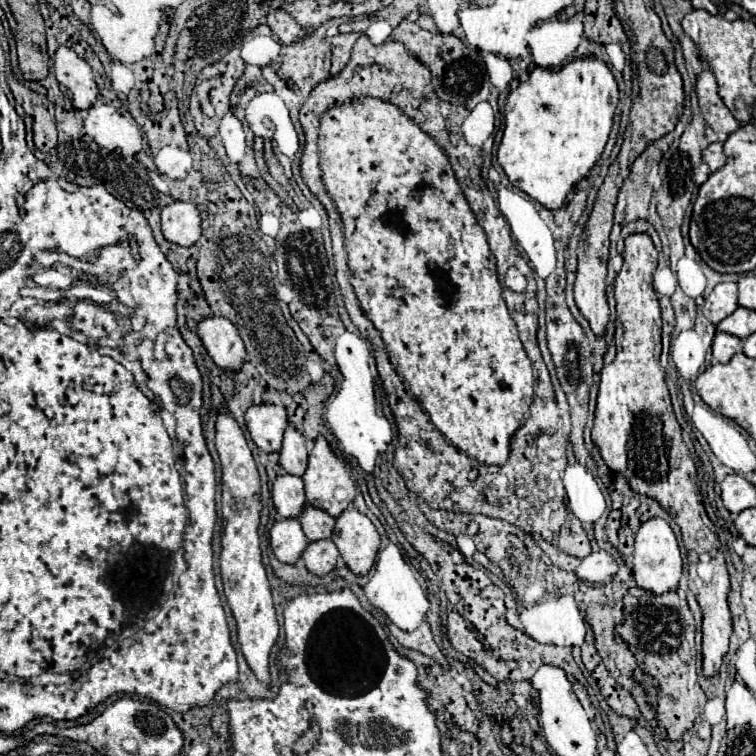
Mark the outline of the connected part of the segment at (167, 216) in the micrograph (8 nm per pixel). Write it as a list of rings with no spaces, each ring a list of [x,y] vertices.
[[[173,202],[161,212],[163,236],[179,246],[193,246],[201,236],[201,216],[195,204]]]

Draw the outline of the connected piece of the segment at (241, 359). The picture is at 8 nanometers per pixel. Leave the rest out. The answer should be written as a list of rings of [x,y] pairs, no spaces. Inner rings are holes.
[[[223,318],[201,320],[197,326],[197,332],[209,356],[219,368],[229,372],[241,370],[241,366],[247,360],[247,352],[237,328],[229,320],[223,320]]]

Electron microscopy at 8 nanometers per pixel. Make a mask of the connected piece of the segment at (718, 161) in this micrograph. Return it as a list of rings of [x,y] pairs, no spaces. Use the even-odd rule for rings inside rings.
[[[721,142],[709,144],[709,146],[703,150],[703,162],[711,168],[711,172],[715,172],[715,170],[719,170],[719,168],[725,166],[727,156],[725,156],[725,152],[723,152]]]

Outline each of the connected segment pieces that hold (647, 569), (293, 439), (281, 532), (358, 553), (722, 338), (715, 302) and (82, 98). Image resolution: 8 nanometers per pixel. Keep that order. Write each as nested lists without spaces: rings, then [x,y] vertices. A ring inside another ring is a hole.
[[[663,518],[647,520],[635,536],[635,554],[633,554],[633,578],[639,588],[653,594],[665,594],[677,588],[681,578],[681,554],[673,530]]]
[[[287,428],[285,430],[285,438],[283,438],[283,448],[281,448],[281,468],[287,474],[293,476],[303,476],[307,470],[307,440],[305,436],[295,430],[295,428]]]
[[[279,520],[271,528],[271,548],[283,564],[295,564],[305,552],[309,540],[305,538],[299,520]]]
[[[347,508],[335,524],[335,532],[331,536],[337,550],[341,552],[347,568],[357,576],[367,576],[377,550],[379,550],[379,532],[371,524],[367,516],[363,516],[357,508]]]
[[[717,332],[715,334],[715,340],[713,340],[713,358],[721,364],[729,362],[733,354],[741,352],[743,348],[743,340],[737,338],[737,336],[731,336],[731,334],[725,334],[725,332]]]
[[[721,282],[713,288],[713,292],[705,298],[703,314],[713,322],[719,324],[725,316],[737,310],[737,284],[735,282]]]
[[[61,46],[55,52],[53,70],[59,86],[67,90],[67,96],[71,98],[77,110],[87,110],[95,102],[99,90],[95,84],[93,70],[71,48]]]

